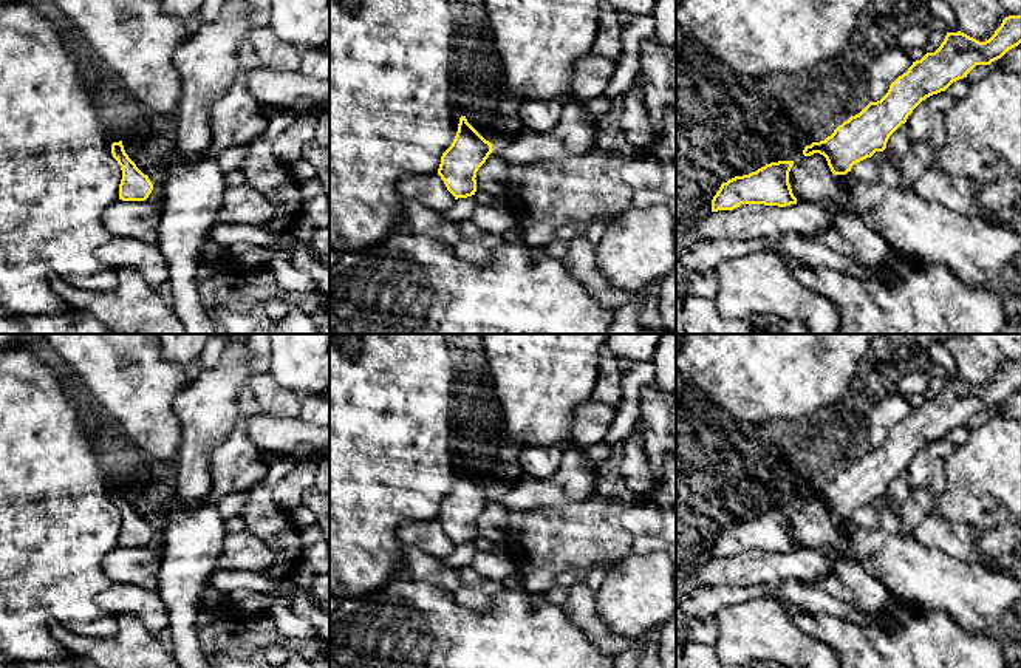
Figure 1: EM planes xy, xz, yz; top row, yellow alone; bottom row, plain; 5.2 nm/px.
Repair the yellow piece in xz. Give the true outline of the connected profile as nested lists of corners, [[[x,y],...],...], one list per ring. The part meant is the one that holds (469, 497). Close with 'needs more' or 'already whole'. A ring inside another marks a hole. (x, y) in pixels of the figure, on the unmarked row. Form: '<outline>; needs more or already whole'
[[[461,462],[456,482],[442,499],[438,515],[438,521],[455,546],[475,541],[476,518],[492,498],[492,490],[467,469],[466,462]]]; already whole

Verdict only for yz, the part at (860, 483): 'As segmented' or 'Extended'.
As segmented

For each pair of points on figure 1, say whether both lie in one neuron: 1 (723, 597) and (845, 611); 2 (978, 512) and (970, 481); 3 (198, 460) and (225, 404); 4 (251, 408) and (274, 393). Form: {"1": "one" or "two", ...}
{"1": "one", "2": "one", "3": "one", "4": "two"}

